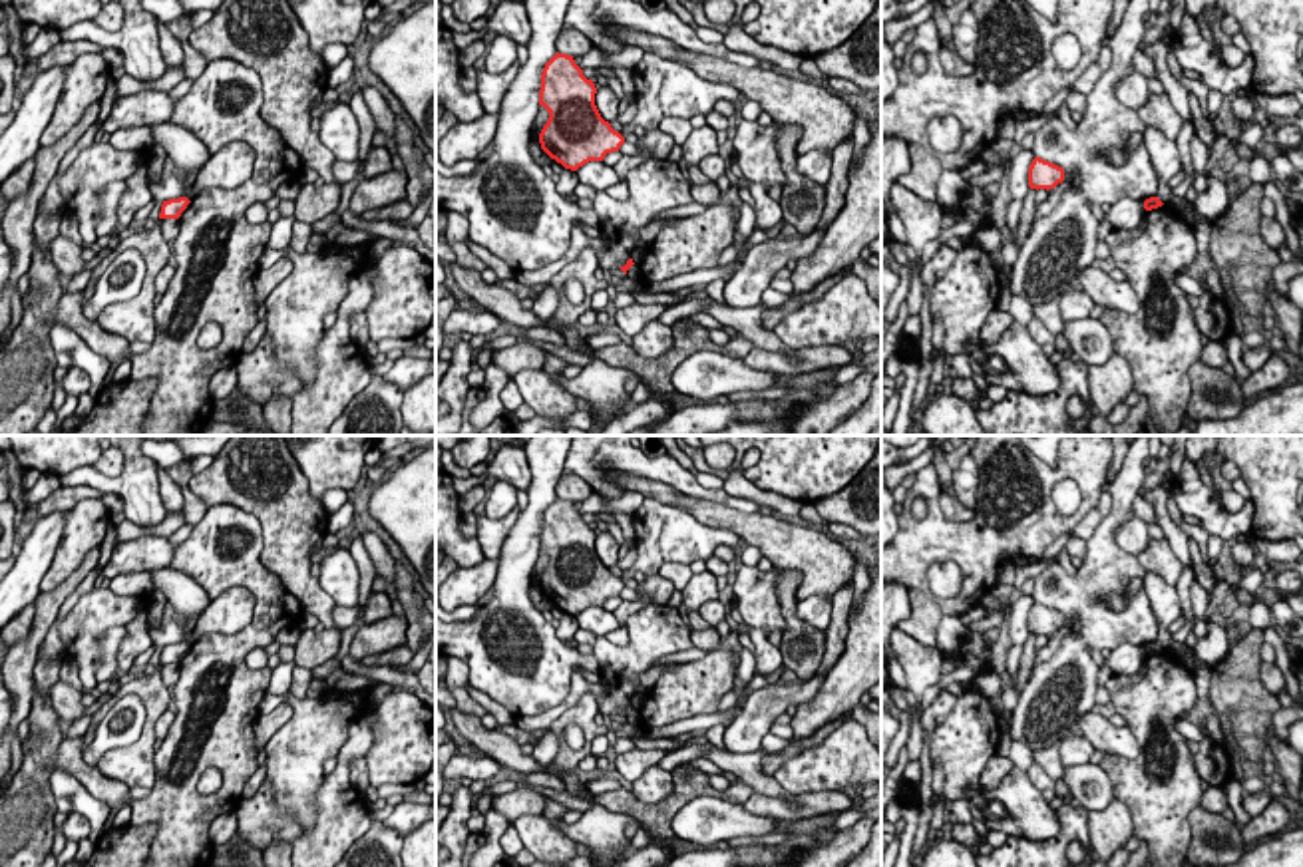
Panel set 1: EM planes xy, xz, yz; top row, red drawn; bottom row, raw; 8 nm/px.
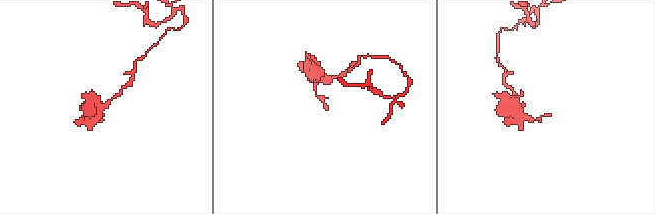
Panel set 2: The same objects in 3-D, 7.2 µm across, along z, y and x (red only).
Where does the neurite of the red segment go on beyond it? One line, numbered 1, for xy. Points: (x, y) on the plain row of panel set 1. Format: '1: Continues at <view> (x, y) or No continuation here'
1: No continuation here

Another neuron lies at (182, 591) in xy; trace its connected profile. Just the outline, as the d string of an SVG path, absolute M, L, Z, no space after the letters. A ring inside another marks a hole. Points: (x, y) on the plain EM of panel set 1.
M169 567L149 571L153 589L161 591L167 603L175 608L179 618L199 618L211 599L203 587L181 571Z

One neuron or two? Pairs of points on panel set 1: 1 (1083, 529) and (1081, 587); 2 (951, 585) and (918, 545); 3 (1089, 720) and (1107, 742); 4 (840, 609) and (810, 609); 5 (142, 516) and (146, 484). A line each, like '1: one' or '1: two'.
1: two
2: two
3: one
4: two
5: one

